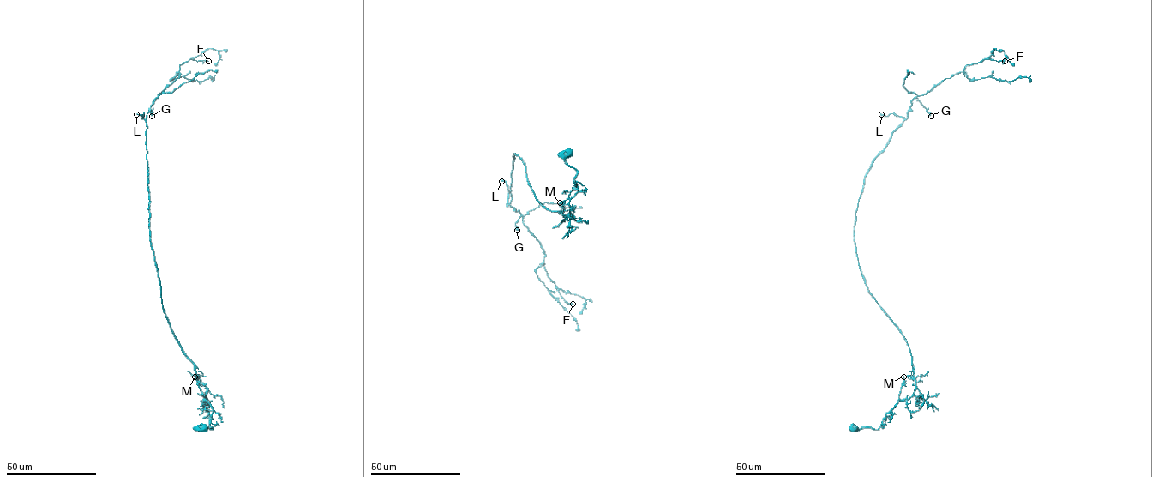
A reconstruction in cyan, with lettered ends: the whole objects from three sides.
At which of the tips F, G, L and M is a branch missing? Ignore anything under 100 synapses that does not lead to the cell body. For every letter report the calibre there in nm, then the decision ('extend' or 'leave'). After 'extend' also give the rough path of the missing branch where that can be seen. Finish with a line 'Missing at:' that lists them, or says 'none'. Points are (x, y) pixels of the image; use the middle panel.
F: 550 nm thick; leave
G: 400 nm thick; leave
L: 280 nm thick; extend; missing branch runs (501, 181), (500, 217), (486, 228), (471, 276), (454, 297), (434, 303), (414, 298), (414, 288), (424, 287)
M: 180 nm thick; leave
Missing at: L

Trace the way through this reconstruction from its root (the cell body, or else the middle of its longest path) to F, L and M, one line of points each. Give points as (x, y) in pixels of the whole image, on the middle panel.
F: (567, 153), (577, 172), (571, 215), (536, 199), (515, 153), (510, 205), (572, 304)
L: (567, 153), (565, 161), (577, 172), (571, 215), (536, 199), (515, 153), (506, 206), (501, 181)
M: (567, 153), (565, 161), (577, 172), (574, 182), (578, 191), (572, 197), (560, 202)

